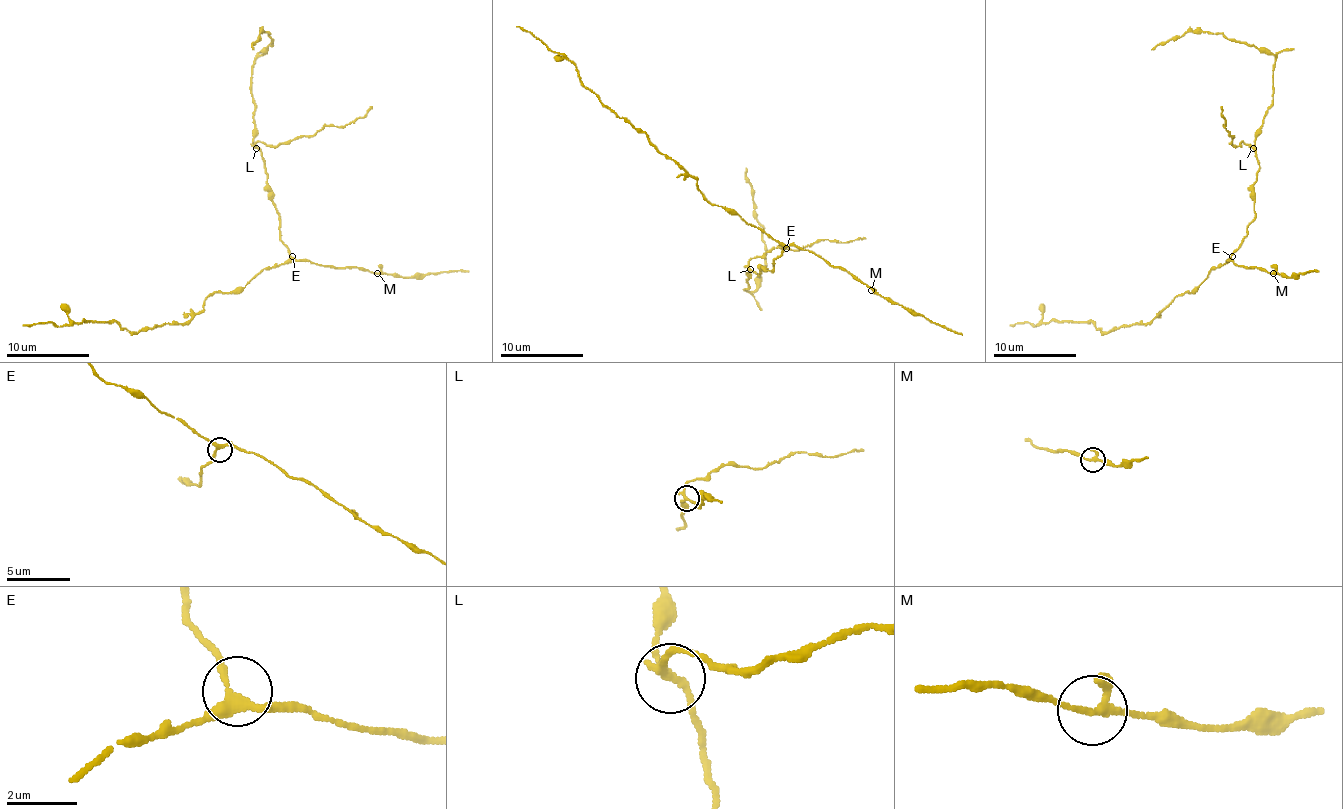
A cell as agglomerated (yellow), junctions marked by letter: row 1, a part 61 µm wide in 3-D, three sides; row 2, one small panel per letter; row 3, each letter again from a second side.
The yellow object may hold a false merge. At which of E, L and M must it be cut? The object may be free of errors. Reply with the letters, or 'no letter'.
L

